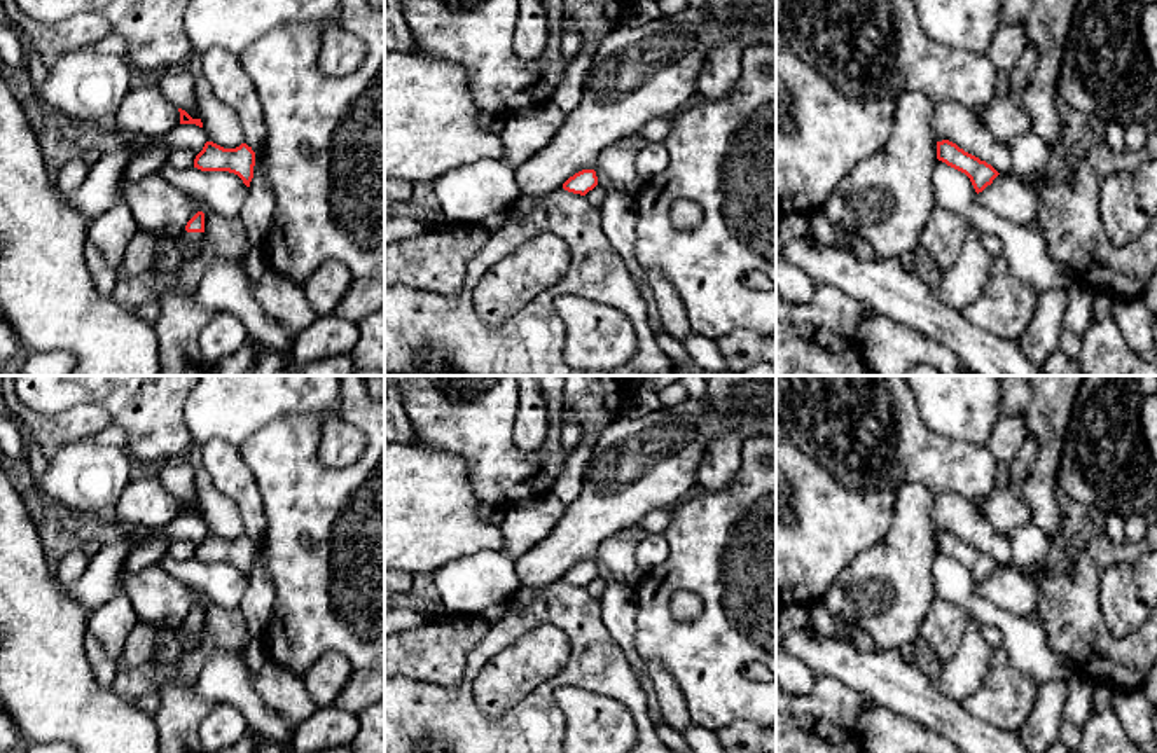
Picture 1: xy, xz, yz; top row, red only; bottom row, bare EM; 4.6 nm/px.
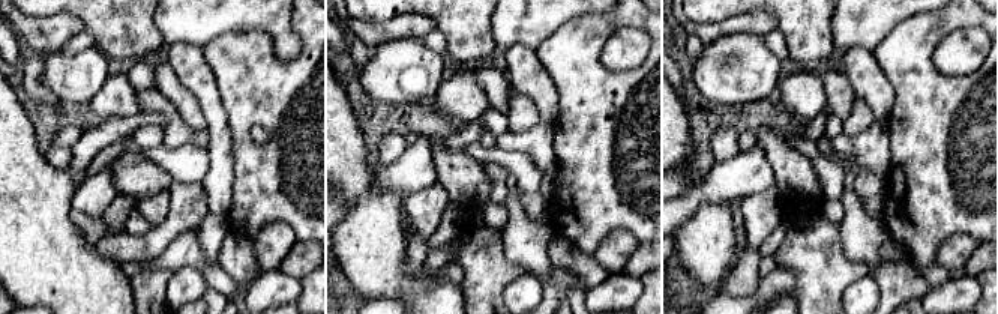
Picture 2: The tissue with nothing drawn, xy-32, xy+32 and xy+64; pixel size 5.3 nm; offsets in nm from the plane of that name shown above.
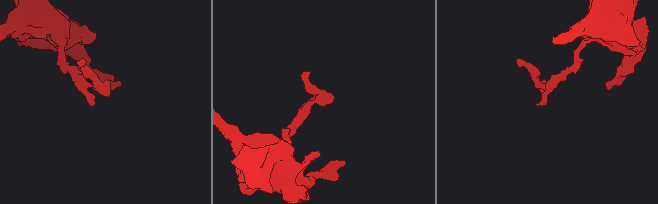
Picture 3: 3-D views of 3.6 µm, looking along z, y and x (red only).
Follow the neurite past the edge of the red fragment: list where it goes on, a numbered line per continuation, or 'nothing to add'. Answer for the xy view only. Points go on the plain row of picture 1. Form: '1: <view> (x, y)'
1: xy (184, 629)

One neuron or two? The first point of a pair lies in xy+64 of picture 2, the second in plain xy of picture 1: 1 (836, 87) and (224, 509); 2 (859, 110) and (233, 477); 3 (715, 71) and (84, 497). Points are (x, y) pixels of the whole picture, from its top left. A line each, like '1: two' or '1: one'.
1: two
2: two
3: one

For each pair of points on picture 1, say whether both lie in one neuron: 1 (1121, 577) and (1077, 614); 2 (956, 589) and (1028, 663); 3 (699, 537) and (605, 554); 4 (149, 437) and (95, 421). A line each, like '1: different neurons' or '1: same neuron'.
1: different neurons
2: same neuron
3: different neurons
4: different neurons

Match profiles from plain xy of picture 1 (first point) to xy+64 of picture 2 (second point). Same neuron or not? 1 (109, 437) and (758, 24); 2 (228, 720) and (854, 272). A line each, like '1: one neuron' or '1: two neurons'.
1: two neurons
2: two neurons

